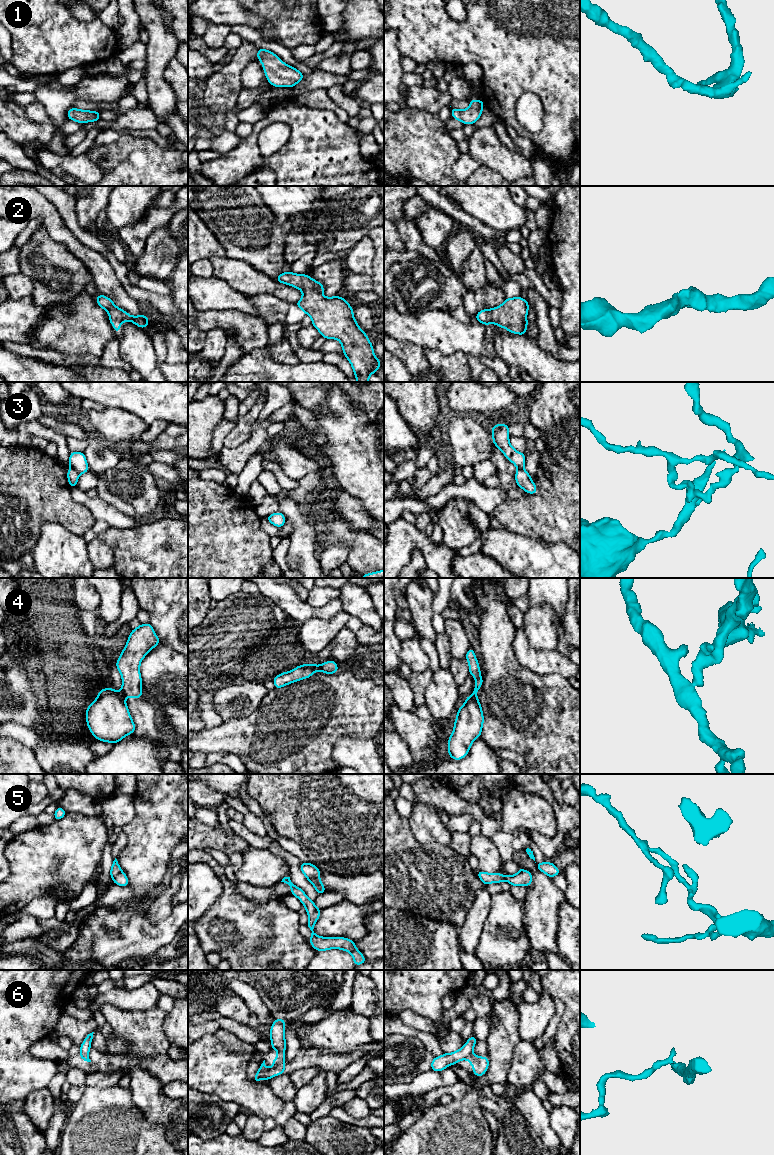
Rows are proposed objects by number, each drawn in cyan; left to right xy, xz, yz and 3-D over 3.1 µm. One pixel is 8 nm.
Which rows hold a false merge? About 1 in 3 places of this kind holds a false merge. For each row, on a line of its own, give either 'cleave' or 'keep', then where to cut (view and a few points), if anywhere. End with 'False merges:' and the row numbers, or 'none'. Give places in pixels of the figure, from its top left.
1: keep; cut none
2: keep; cut none
3: cleave; cut xy (71, 467), (78, 474)
4: cleave; cut xy (119, 692), (124, 697)
5: cleave; cut xz (316, 907), (309, 917)
6: cleave; cut yz (472, 1052), (466, 1058)
False merges: 3, 4, 5, 6

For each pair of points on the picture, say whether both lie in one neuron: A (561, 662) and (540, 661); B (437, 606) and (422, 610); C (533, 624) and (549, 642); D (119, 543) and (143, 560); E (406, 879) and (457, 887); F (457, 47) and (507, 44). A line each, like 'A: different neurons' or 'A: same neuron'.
A: same neuron
B: different neurons
C: same neuron
D: same neuron
E: same neuron
F: same neuron

